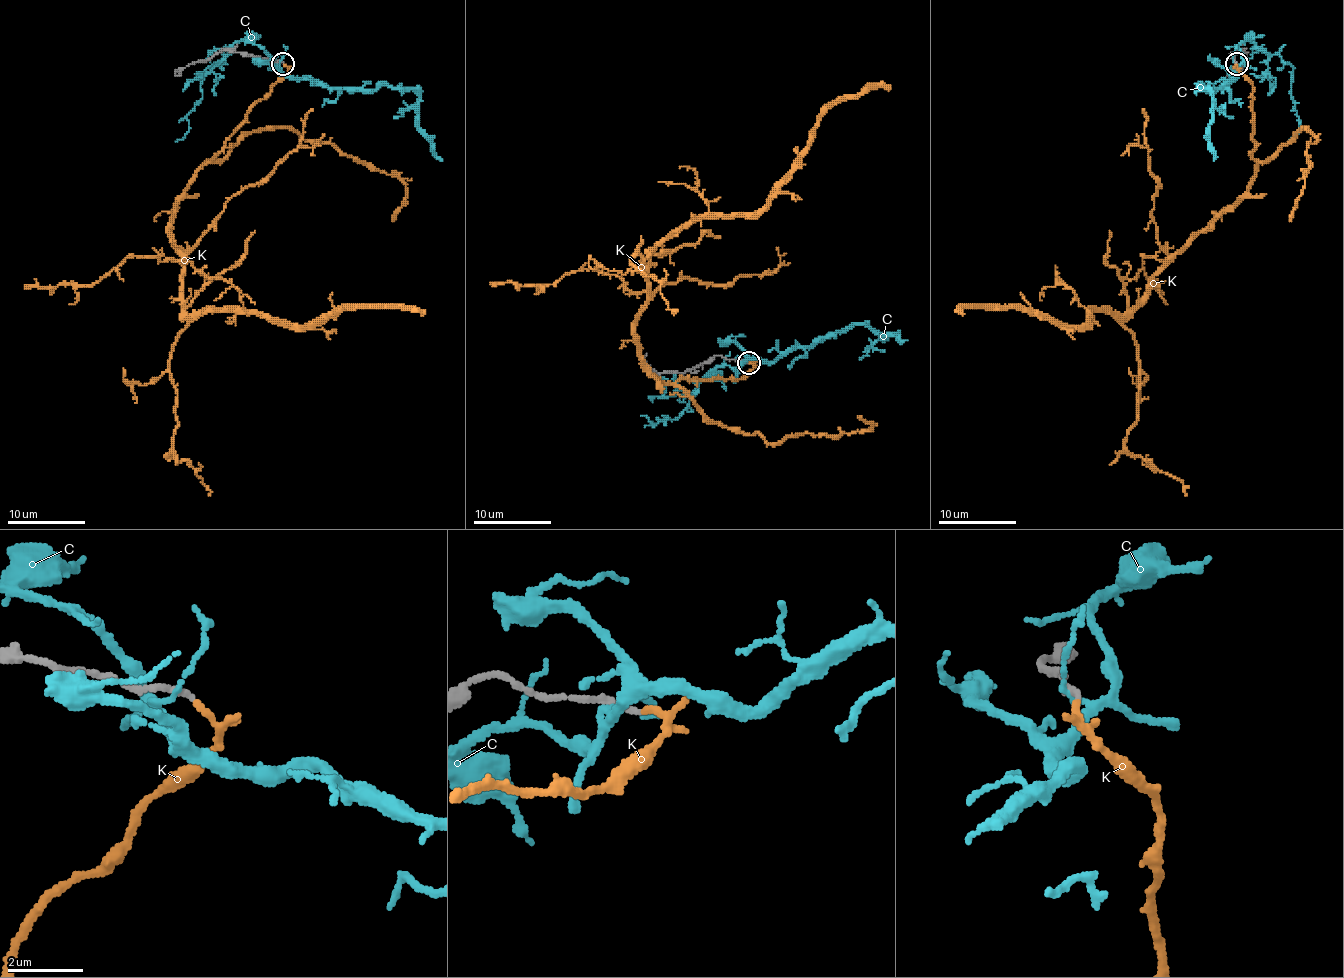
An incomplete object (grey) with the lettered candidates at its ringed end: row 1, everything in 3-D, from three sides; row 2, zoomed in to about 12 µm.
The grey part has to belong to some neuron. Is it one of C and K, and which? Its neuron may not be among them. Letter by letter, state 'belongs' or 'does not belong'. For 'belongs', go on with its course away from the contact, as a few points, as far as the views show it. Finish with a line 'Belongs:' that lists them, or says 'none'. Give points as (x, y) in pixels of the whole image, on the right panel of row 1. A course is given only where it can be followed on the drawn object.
C: does not belong
K: belongs; course (1237, 64), (1252, 85), (1254, 180), (1130, 307), (1092, 311), (1080, 325), (1018, 307), (962, 313)
Belongs: K

